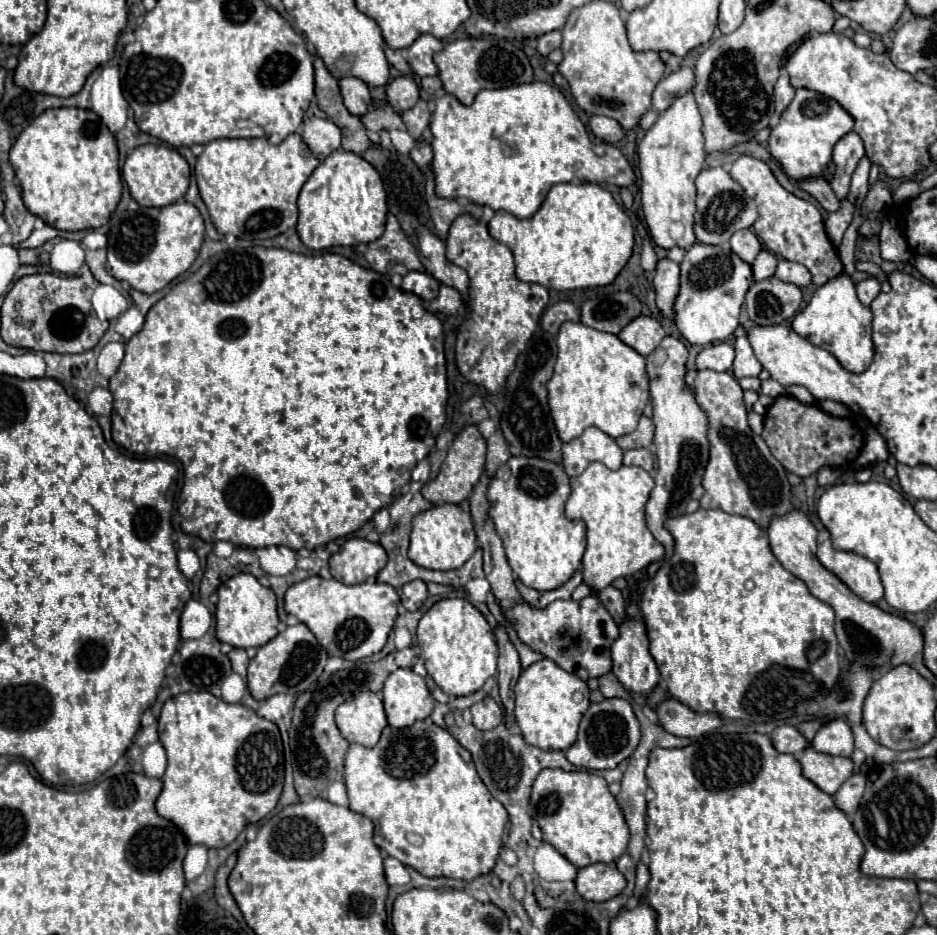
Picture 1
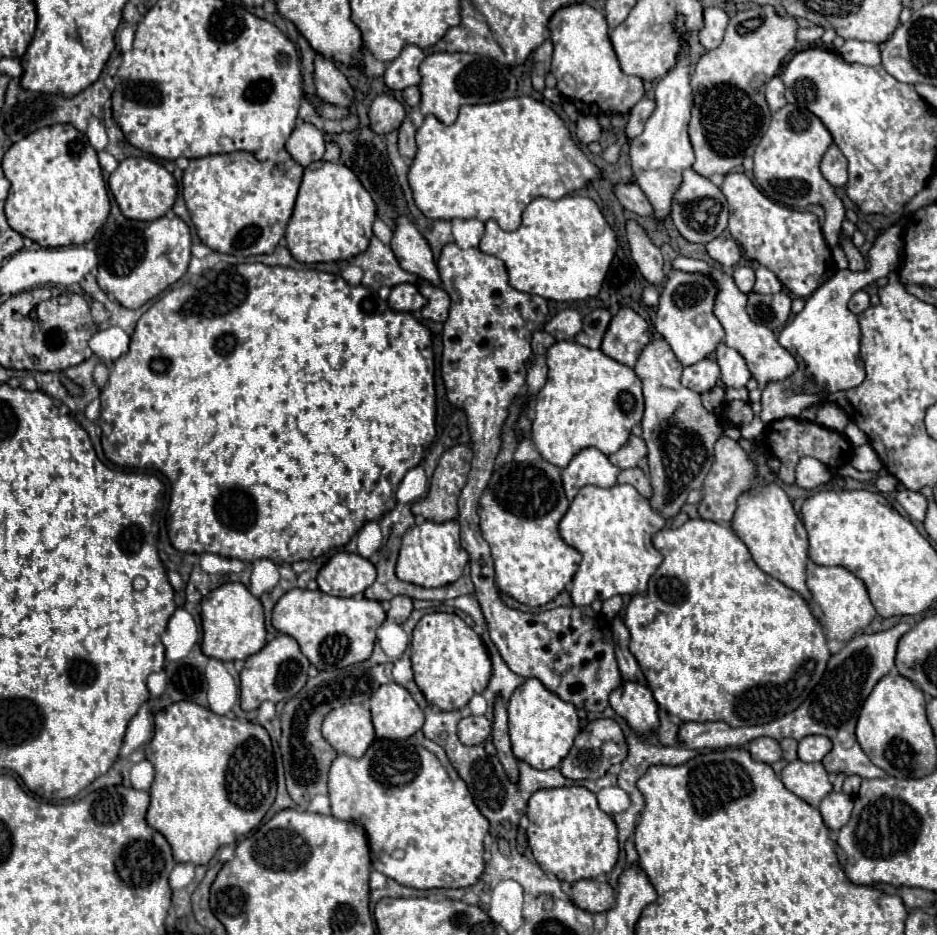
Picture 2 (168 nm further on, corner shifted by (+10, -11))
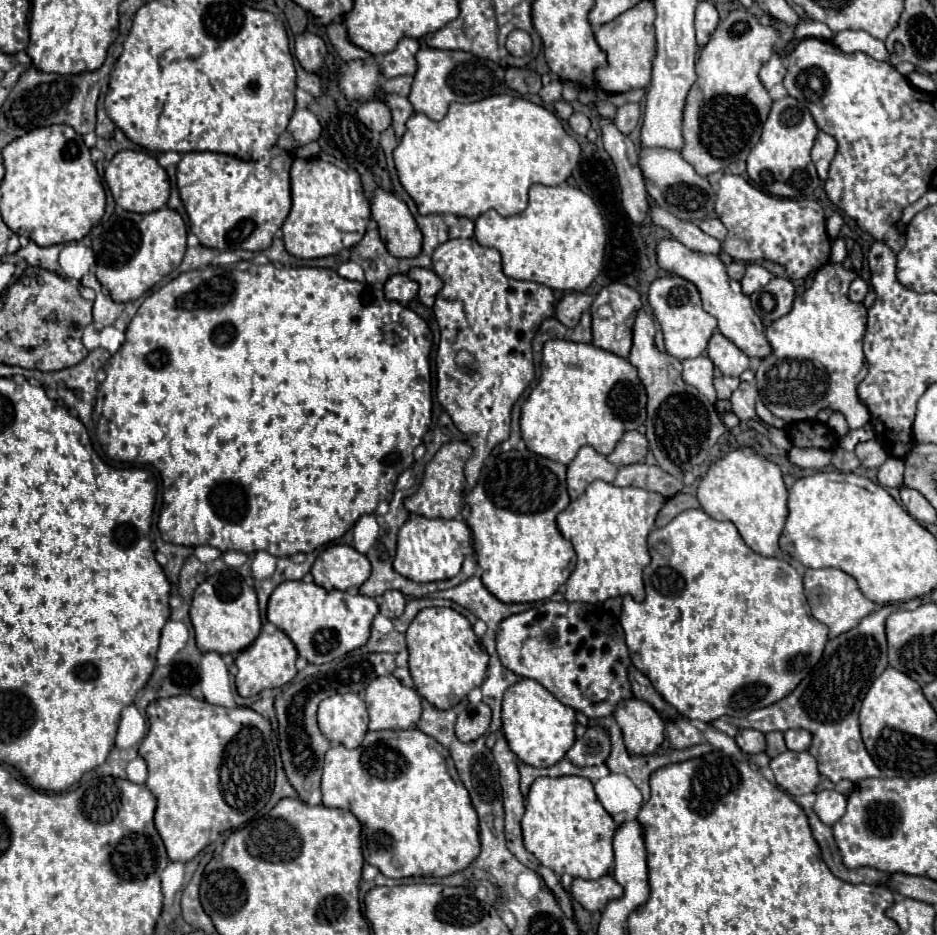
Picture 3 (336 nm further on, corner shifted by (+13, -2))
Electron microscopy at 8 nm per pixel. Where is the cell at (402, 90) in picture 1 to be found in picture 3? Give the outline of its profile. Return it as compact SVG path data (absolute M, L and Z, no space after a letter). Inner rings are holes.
M379 99L361 103L357 109L357 117L361 123L365 123L365 127L369 127L371 131L379 131L379 133L391 125L391 113L387 105Z

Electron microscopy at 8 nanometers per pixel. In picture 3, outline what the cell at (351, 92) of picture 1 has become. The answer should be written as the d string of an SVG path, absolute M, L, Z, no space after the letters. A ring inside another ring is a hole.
M301 33L295 37L295 57L301 63L301 67L309 73L317 73L323 65L323 57L327 53L325 41L315 33Z

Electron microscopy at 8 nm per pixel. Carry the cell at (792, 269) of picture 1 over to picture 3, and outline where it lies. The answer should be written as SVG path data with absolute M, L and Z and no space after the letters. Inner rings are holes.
M749 263L747 271L745 271L743 279L741 279L743 293L751 295L753 291L759 291L765 283L769 283L769 279L771 279L771 273L765 267L761 267L757 263Z

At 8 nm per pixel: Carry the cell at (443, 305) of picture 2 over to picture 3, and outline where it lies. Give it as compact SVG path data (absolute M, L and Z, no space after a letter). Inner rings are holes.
M413 267L409 269L409 279L413 279L415 283L419 283L419 301L427 307L433 307L435 303L435 295L441 291L443 283L441 279L431 271L431 269L421 269L421 267Z

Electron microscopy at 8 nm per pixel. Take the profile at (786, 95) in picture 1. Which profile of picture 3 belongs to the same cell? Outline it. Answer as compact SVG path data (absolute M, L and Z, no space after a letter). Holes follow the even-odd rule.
M773 53L771 59L761 67L761 71L759 71L759 79L763 81L763 85L765 85L767 89L771 89L773 85L777 85L777 83L783 81L785 71L787 71L787 69L783 67L779 53Z

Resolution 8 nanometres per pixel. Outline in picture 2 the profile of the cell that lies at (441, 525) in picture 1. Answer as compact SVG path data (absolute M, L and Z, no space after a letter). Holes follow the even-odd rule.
M454 520L436 524L436 522L422 522L406 530L402 536L400 556L396 562L396 576L404 582L426 586L426 588L438 588L452 584L460 578L464 566L468 564L468 552L460 546L460 526Z

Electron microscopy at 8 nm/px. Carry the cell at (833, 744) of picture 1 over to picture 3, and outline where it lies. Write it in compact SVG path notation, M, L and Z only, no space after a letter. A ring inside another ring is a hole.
M789 729L783 735L785 735L785 745L791 751L807 751L811 745L811 735L803 729Z

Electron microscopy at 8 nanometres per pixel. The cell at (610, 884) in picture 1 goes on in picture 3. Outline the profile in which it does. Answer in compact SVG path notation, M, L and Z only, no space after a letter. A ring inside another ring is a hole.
M603 875L601 879L587 881L587 879L573 879L571 897L583 905L587 911L603 911L605 905L613 899L619 899L623 895L623 887L611 877Z

